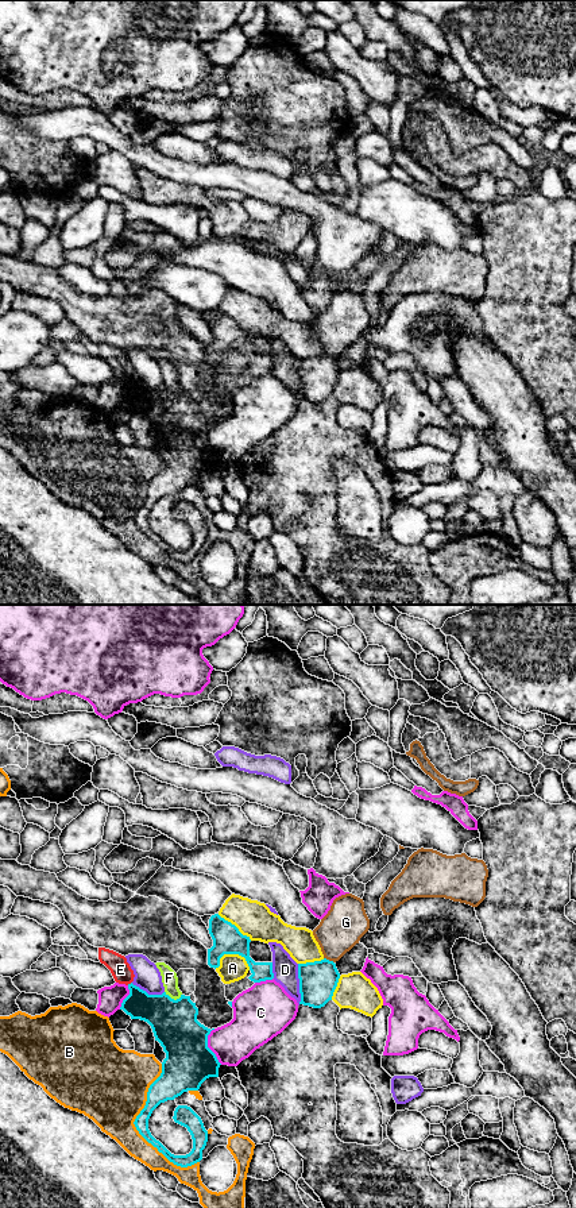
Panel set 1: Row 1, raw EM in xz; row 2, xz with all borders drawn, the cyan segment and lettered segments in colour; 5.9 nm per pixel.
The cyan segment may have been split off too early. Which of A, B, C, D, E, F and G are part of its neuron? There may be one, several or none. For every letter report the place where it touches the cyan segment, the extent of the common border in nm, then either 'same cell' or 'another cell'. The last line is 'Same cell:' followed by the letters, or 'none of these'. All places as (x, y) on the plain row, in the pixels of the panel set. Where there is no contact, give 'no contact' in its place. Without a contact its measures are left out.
A: contact xz (232, 348); length 220 nm; another cell
B: contact xz (134, 517); length 650 nm; another cell
C: contact xz (207, 442); length 220 nm; another cell
D: contact xz (300, 379); length 240 nm; another cell
E: contact xz (128, 379); length 40 nm; another cell
F: contact xz (173, 394); length 110 nm; another cell
G: contact xz (328, 355); length 70 nm; another cell
Same cell: none of these

